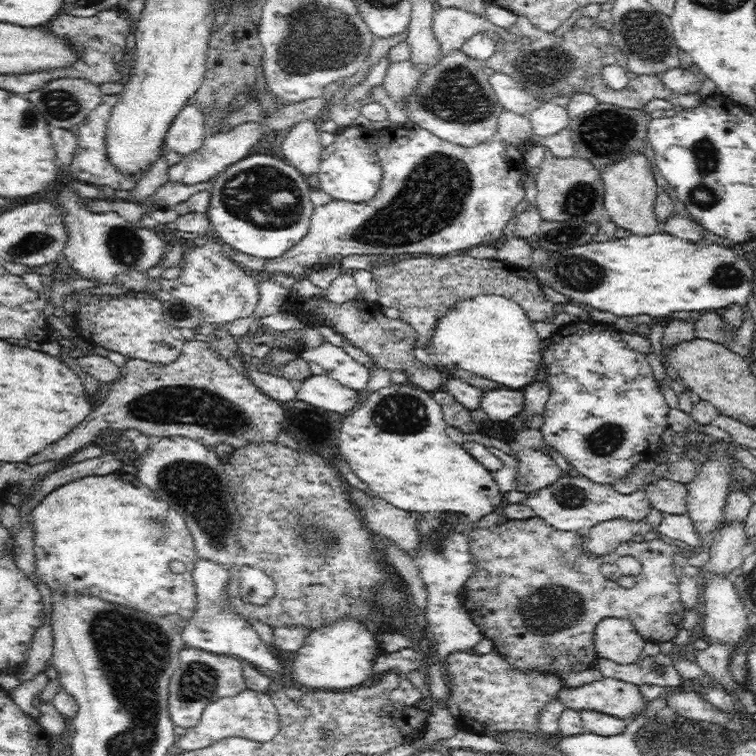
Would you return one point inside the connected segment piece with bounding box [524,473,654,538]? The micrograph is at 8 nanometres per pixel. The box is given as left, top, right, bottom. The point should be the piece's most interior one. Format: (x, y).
(574, 503)

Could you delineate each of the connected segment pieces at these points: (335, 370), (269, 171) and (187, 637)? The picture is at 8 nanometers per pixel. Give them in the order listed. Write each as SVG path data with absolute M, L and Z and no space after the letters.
M325 341L320 346L302 347L296 350L297 356L307 363L315 362L327 371L328 376L336 379L340 384L363 391L368 386L368 369L352 359L342 347Z
M258 153L248 156L231 166L228 166L226 170L223 170L215 176L214 186L212 186L211 199L209 203L209 209L207 211L208 220L212 225L212 228L215 230L218 238L223 240L224 243L230 244L234 249L240 250L240 252L244 252L244 254L248 253L252 256L257 256L258 258L276 258L281 254L284 254L288 249L291 249L297 242L300 242L300 239L308 232L309 222L311 214L315 209L315 206L310 201L310 186L306 184L304 181L303 174L300 174L296 168L292 167L289 163L287 163L284 159L279 160L278 158L273 158L272 156L266 156L264 154Z
M197 558L192 570L196 593L196 608L192 616L187 620L187 626L183 631L183 640L188 647L199 648L214 654L233 655L240 659L248 660L255 667L266 668L284 674L283 667L268 651L268 646L260 640L258 634L245 618L234 614L227 608L227 594L225 586L229 581L229 570L222 564Z

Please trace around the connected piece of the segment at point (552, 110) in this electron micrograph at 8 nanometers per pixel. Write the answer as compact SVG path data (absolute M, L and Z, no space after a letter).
M544 101L538 108L529 112L533 134L540 137L552 136L559 130L568 128L570 117L566 107L557 105L555 101Z

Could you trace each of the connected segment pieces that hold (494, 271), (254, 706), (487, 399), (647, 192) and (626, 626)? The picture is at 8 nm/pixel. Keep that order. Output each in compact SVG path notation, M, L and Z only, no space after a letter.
M465 251L453 255L422 255L397 263L376 264L370 268L378 283L378 304L399 310L399 319L409 324L417 336L418 346L432 340L438 320L461 301L481 295L497 295L512 300L522 307L532 322L552 318L556 304L544 294L540 279L530 268L495 258L476 259Z
M250 689L239 692L236 696L224 697L210 702L195 727L187 728L187 732L184 736L181 736L178 742L178 746L184 749L184 751L200 750L214 742L222 740L222 738L228 737L242 737L250 739L256 742L264 744L272 740L279 731L279 720L276 713L275 704L272 702L269 692L254 691Z
M498 389L483 391L480 408L493 422L510 422L524 408L524 393L521 389Z
M633 153L624 160L606 168L601 173L604 183L603 205L605 213L618 226L629 230L630 234L645 236L662 231L662 224L655 213L657 184L652 168L644 153Z
M603 618L594 630L594 648L598 658L608 658L618 664L632 664L642 658L646 640L625 618Z

